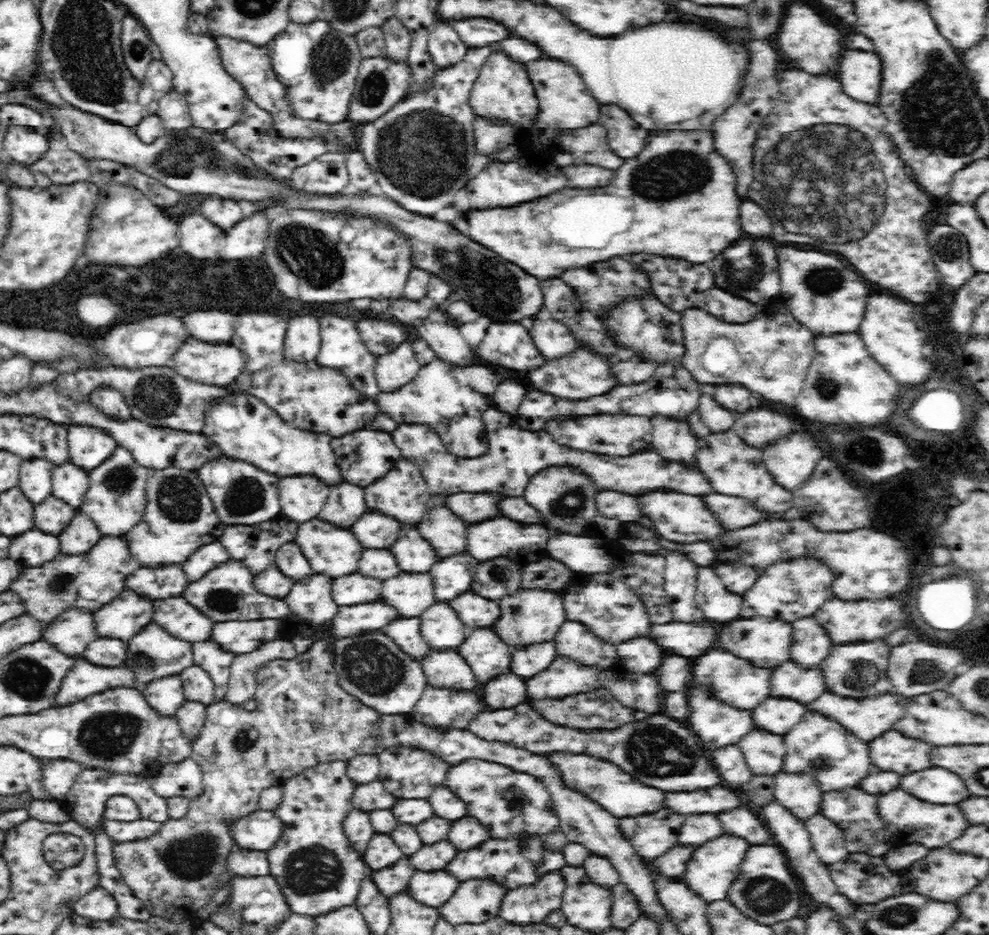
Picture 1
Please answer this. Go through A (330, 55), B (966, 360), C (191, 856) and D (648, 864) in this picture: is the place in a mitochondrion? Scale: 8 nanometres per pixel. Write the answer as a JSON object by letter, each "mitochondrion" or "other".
{"A":"mitochondrion","B":"other","C":"mitochondrion","D":"other"}

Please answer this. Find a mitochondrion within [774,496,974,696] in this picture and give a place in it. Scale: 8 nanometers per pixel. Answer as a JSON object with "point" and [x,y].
{"point":[859,675]}

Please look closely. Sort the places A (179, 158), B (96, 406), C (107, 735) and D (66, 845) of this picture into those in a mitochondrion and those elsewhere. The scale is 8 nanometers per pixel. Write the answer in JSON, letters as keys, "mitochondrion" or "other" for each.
{"A":"mitochondrion","B":"other","C":"mitochondrion","D":"mitochondrion"}

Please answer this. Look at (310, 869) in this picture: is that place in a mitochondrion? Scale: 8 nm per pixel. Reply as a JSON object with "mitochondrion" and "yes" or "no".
{"mitochondrion":"yes"}

